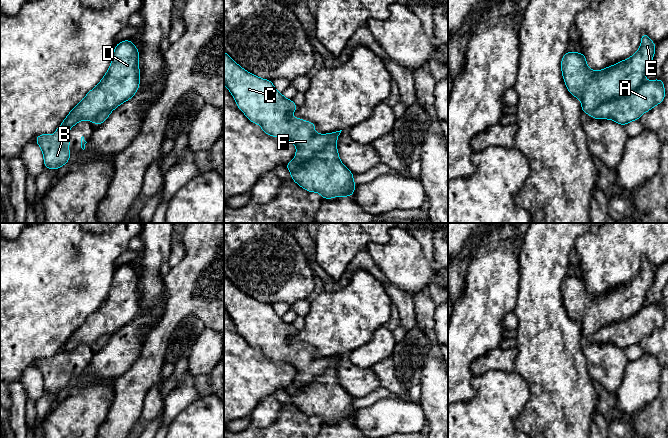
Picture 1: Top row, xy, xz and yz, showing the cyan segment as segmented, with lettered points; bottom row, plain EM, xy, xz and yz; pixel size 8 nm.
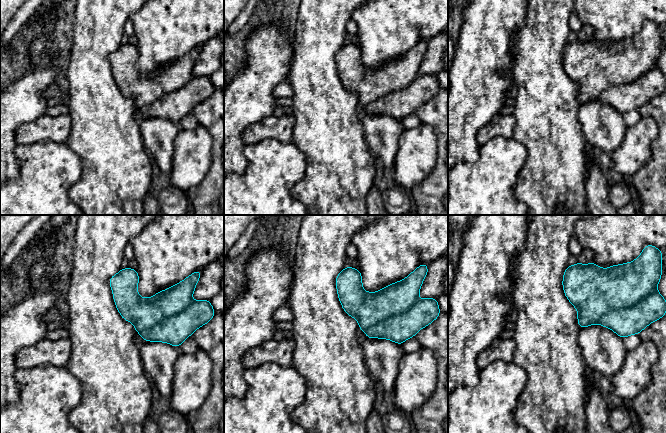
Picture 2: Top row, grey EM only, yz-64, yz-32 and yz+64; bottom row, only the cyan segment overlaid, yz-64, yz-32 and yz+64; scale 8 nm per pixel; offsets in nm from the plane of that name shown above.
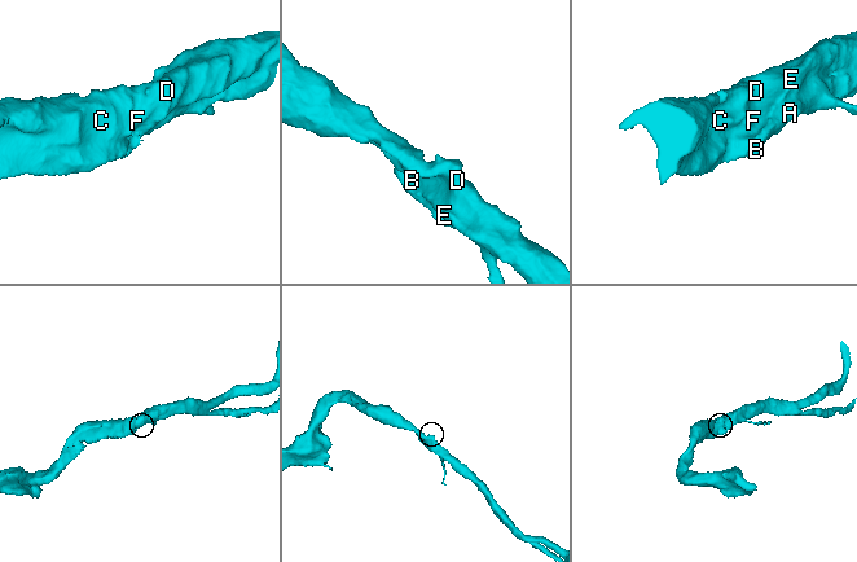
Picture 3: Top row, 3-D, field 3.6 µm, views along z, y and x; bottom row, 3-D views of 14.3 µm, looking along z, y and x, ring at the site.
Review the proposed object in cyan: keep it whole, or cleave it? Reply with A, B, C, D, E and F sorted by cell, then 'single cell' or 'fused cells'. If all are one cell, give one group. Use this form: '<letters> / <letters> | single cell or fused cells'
A B C D E F | single cell

